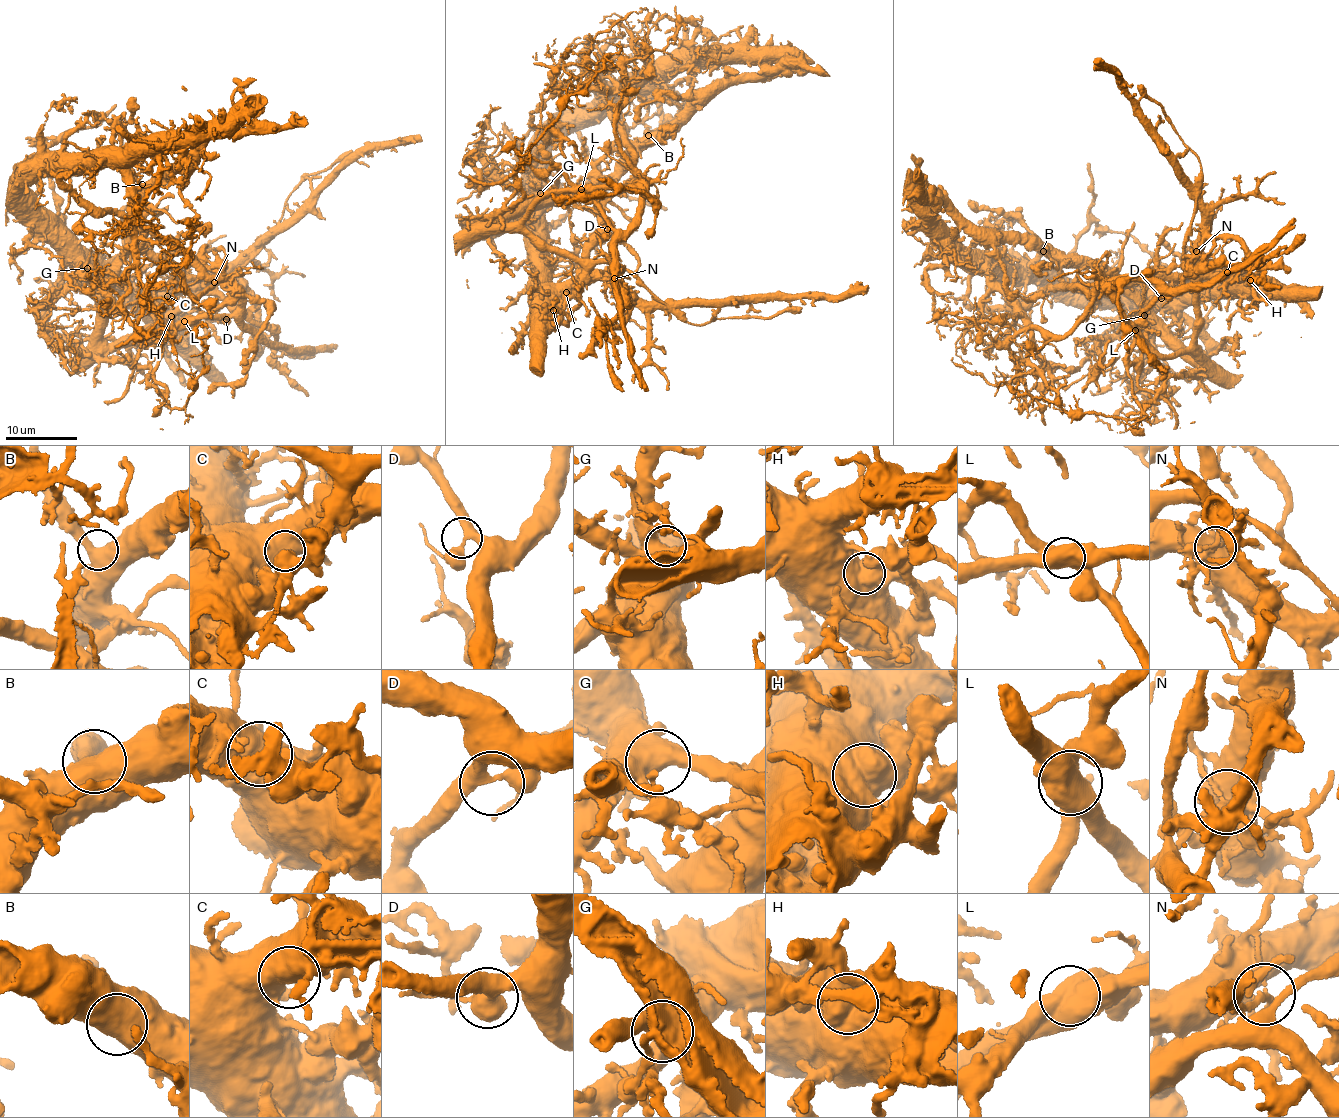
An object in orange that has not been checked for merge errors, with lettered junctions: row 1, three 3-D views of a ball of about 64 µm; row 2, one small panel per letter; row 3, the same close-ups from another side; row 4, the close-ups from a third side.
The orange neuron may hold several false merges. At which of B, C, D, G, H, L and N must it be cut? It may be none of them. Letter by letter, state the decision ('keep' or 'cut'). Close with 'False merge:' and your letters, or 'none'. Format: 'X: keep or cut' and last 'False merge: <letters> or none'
B: keep
C: keep
D: keep
G: keep
H: cut
L: cut
N: cut
False merge: H, L, N

